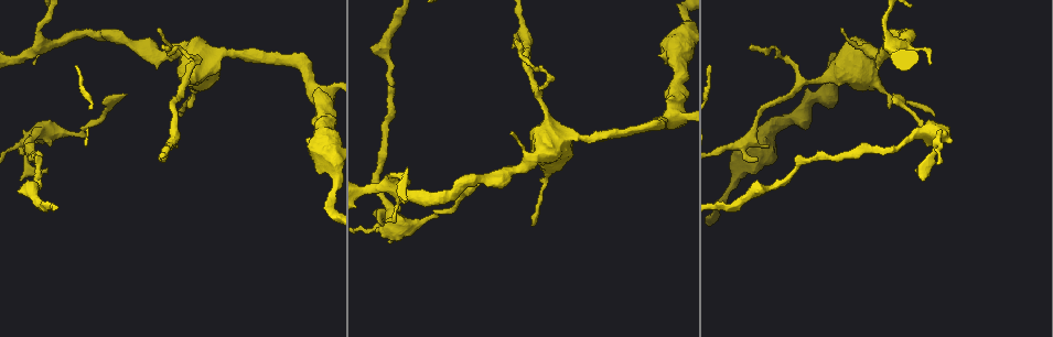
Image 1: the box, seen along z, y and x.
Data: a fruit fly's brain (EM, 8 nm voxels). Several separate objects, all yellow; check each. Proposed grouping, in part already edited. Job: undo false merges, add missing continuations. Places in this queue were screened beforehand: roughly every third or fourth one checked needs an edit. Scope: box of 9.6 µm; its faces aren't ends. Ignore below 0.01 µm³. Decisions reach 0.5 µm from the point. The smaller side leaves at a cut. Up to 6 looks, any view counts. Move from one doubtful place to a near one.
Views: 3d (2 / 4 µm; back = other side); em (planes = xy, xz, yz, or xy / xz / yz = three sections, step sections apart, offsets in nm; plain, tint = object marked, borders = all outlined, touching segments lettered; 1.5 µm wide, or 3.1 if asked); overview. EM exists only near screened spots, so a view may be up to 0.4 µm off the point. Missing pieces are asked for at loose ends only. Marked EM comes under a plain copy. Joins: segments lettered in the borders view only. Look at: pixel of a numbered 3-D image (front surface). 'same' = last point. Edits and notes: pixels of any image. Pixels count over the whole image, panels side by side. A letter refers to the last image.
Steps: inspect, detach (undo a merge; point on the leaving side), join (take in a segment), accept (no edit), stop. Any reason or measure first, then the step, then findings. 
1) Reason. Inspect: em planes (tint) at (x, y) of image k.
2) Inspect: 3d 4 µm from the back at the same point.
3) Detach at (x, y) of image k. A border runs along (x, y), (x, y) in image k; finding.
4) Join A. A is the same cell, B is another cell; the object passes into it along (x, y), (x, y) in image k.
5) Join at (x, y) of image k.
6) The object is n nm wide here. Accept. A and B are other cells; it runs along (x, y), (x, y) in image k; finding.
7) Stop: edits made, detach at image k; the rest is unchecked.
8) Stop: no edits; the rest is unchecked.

Thin end. Inspect: em xy step 4 (tint) at (399, 207) of image 1.

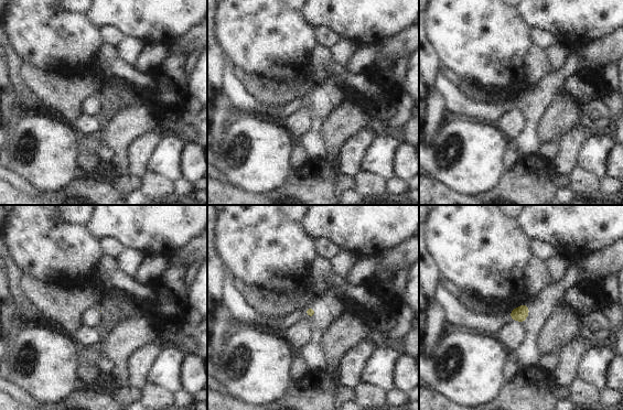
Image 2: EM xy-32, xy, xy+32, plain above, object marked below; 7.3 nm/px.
Inspect: em planes (borders) at the same point.

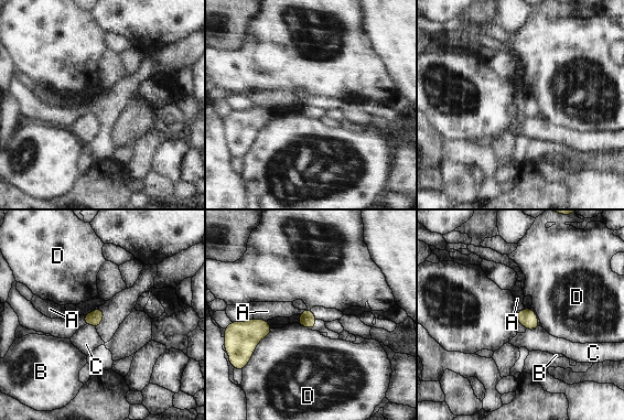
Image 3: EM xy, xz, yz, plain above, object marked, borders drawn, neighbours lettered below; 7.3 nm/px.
The object is 110 nm wide here. Accept. A, B, C and D are other cells; a border runs along (254, 318), (267, 321) in image 3; no lettered segment goes on from it.

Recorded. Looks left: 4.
Branch stops here. Inspect: 3d 2 µm at (158, 29) of image 1.

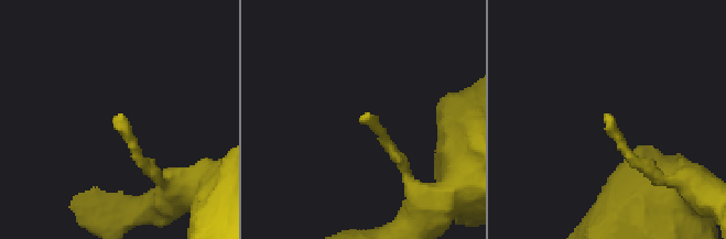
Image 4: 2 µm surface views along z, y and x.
Now the EM. Inspect: em yz step 8 (tint) at (120, 114) of image 4.

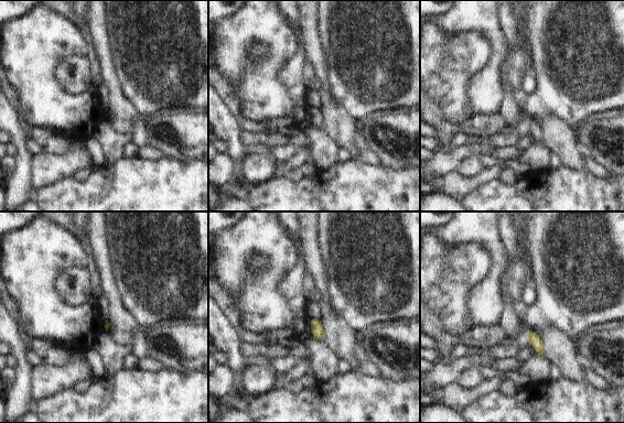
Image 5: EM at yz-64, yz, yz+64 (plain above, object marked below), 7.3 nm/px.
Inspect: em planes (borders) at the same point.

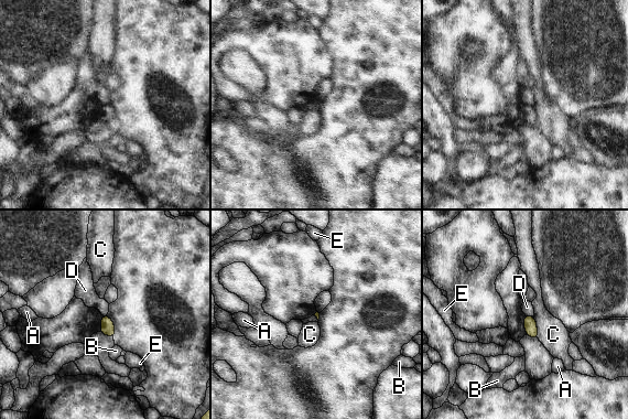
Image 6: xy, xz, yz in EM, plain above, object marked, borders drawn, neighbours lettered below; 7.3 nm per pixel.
Accept. A, B, C, D and E are other cells; a border runs along (526, 314), (532, 317) in image 6; none of them fits.

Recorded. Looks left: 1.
Stop: no edits; the rest is unchecked.

